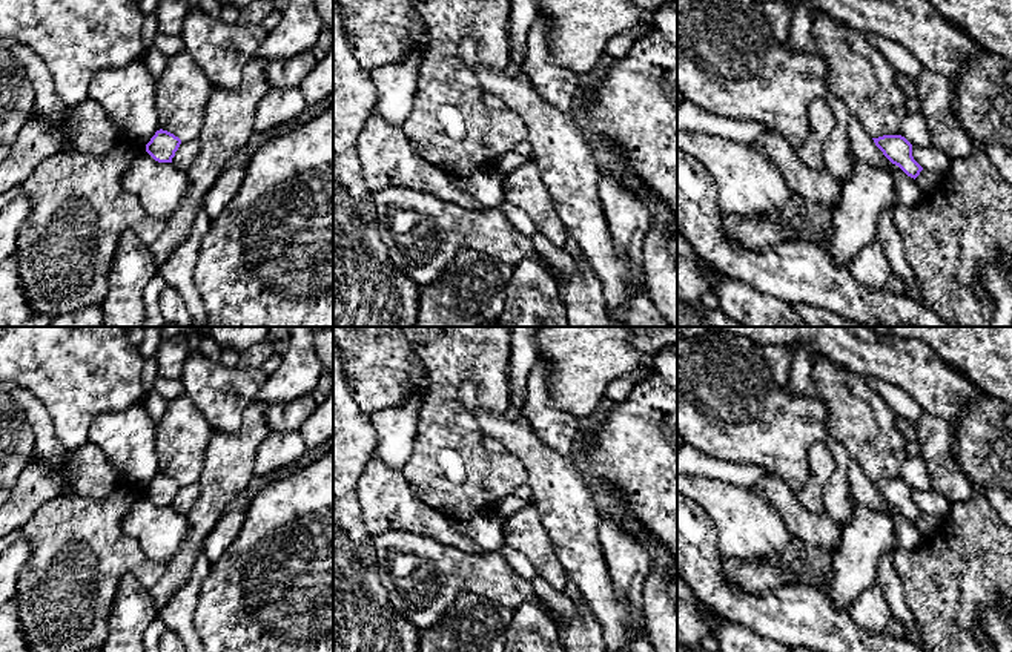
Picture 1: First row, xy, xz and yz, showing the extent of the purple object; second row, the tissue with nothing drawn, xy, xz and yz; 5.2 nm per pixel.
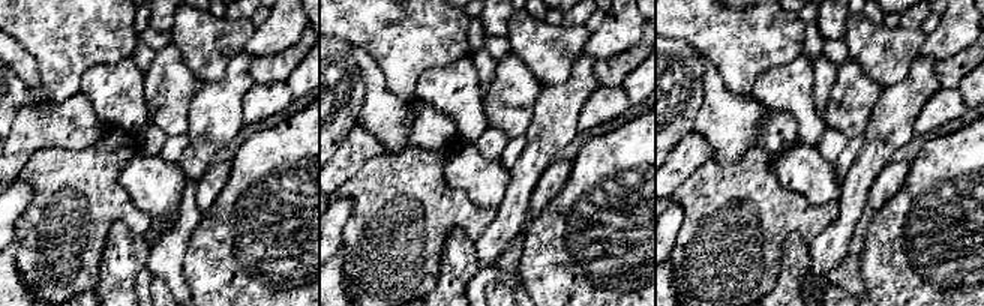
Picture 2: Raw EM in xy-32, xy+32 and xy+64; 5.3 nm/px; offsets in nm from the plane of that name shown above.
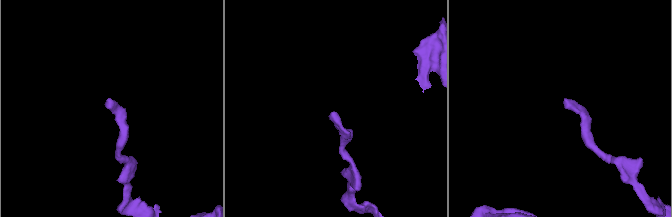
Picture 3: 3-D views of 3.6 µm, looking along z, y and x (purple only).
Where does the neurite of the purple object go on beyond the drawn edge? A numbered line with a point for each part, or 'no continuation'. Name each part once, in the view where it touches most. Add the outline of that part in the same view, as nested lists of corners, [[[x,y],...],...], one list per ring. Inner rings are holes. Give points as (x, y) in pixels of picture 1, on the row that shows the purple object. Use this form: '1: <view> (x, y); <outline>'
no continuation

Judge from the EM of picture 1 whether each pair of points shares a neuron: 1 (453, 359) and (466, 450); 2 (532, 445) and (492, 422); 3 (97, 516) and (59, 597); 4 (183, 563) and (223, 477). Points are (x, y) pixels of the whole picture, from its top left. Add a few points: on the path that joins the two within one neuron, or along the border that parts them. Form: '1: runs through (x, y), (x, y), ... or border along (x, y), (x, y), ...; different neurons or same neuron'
1: runs through (447, 382), (447, 427); same neuron
2: runs through (522, 442), (515, 434), (501, 430); same neuron
3: runs through (85, 536), (79, 545), (79, 557), (71, 577); same neuron
4: runs through (195, 542), (201, 517), (215, 499); same neuron

